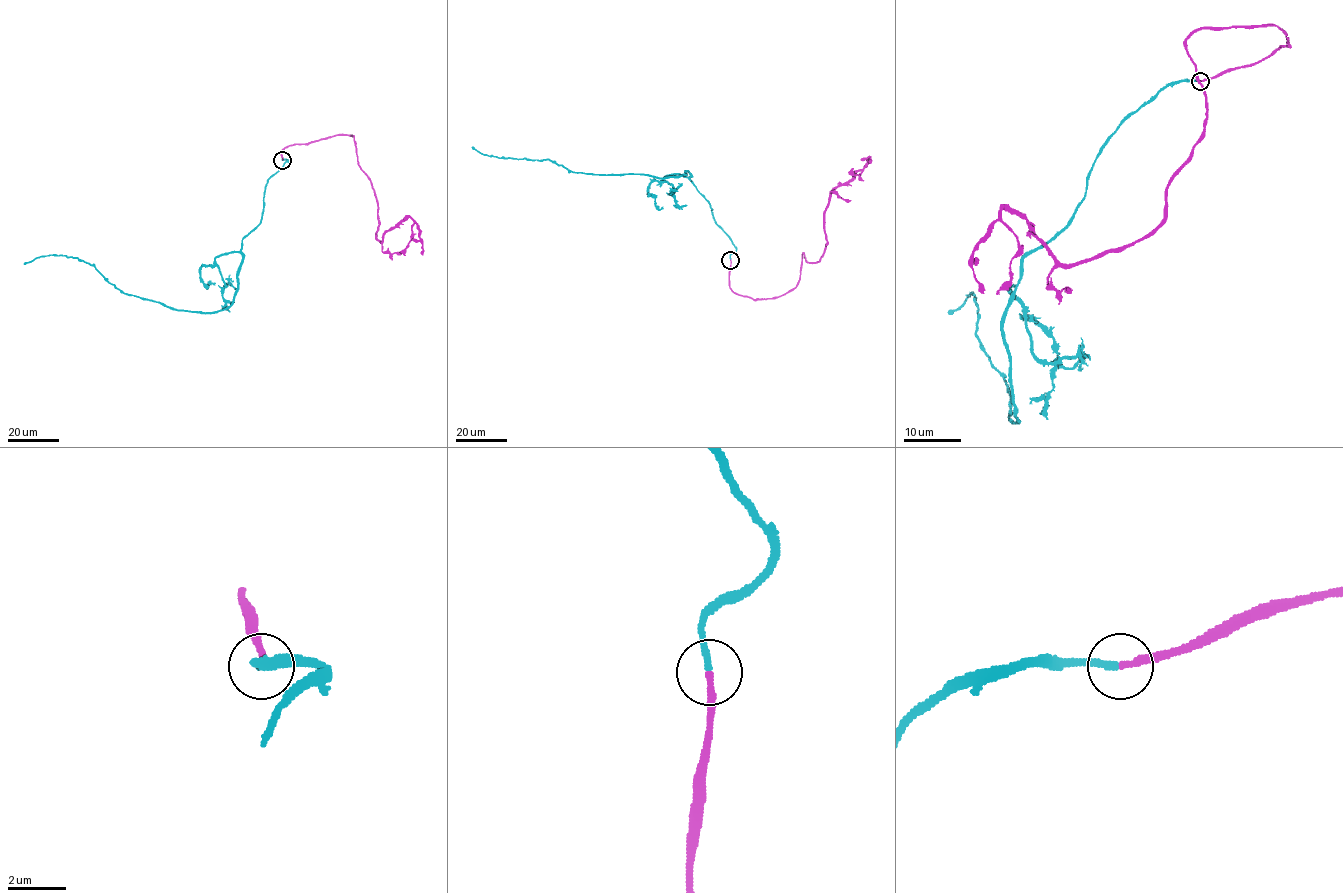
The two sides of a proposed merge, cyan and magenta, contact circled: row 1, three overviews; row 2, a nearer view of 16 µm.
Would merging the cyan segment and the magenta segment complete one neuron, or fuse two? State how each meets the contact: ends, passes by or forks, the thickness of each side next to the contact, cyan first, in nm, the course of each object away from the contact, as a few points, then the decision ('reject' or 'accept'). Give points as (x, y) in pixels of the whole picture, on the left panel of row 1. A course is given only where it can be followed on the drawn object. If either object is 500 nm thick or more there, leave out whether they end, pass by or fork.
cyan ends there; magenta ends there; 240 nm thick on the cyan side, 240 nm on the other; cyan runs (283, 160), (225, 308), (127, 295), (75, 257), (23, 264); magenta runs (283, 160), (290, 145), (353, 136), (378, 206), (376, 238), (412, 220), (405, 255); accept

